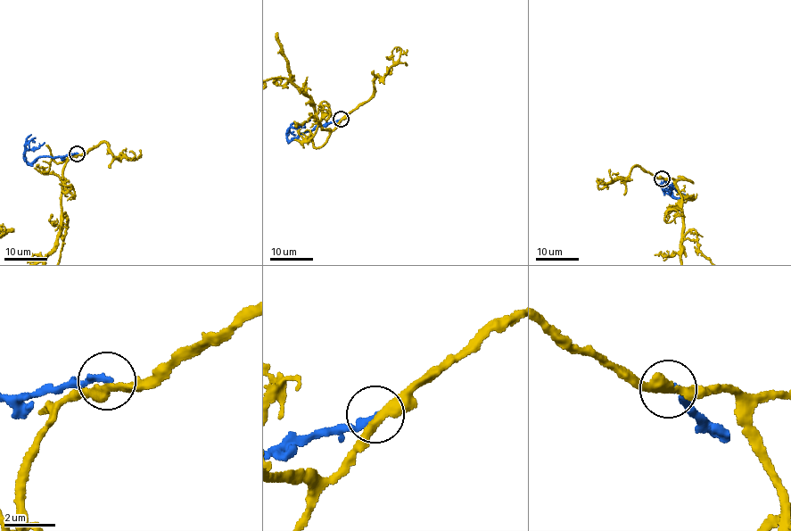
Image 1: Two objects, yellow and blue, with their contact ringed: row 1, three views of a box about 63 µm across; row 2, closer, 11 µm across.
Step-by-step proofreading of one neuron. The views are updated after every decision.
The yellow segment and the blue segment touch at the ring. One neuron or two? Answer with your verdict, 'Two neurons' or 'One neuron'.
Two neurons

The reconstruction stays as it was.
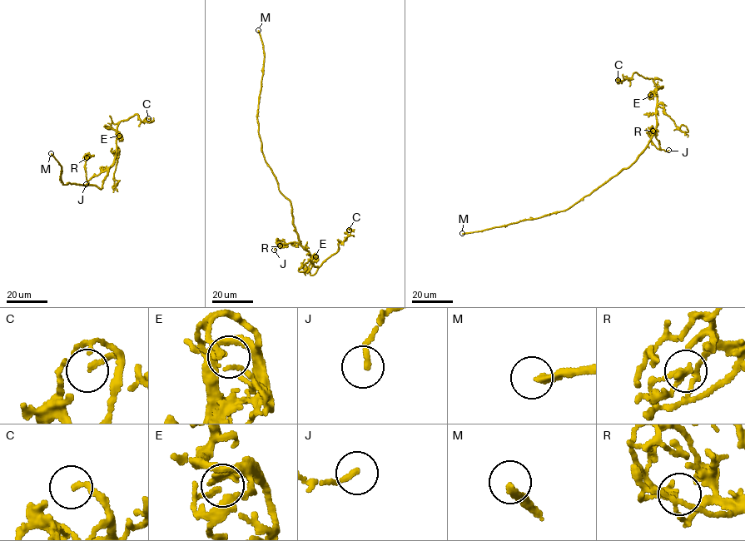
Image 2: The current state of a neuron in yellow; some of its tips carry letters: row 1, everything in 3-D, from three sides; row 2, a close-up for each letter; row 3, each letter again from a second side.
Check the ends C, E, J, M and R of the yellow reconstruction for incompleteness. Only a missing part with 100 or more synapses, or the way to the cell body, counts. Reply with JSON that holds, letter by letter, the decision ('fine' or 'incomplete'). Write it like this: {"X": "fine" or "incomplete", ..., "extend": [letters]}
{"C": "fine", "E": "fine", "J": "fine", "M": "incomplete", "R": "fine", "extend": ["M"]}

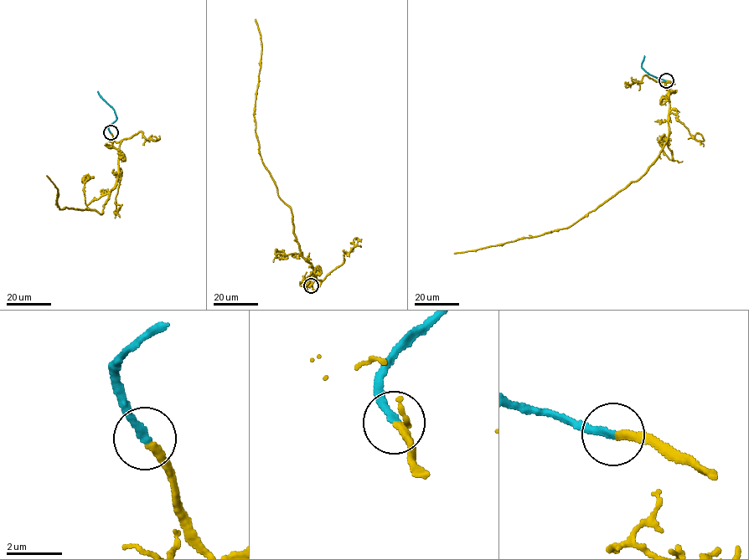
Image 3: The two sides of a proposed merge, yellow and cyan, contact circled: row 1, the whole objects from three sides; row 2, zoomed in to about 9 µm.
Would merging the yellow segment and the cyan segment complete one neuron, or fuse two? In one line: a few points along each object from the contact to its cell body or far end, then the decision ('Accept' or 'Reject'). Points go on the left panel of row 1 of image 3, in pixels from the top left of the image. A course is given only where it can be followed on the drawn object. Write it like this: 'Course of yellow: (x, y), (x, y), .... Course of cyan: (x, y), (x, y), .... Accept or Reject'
Course of yellow: (111, 133), (116, 141), (121, 141), (118, 177), (102, 213), (90, 208), (60, 209), (58, 189), (46, 175). Course of cyan: (111, 132), (108, 126), (116, 118), (115, 112), (97, 91). Accept

